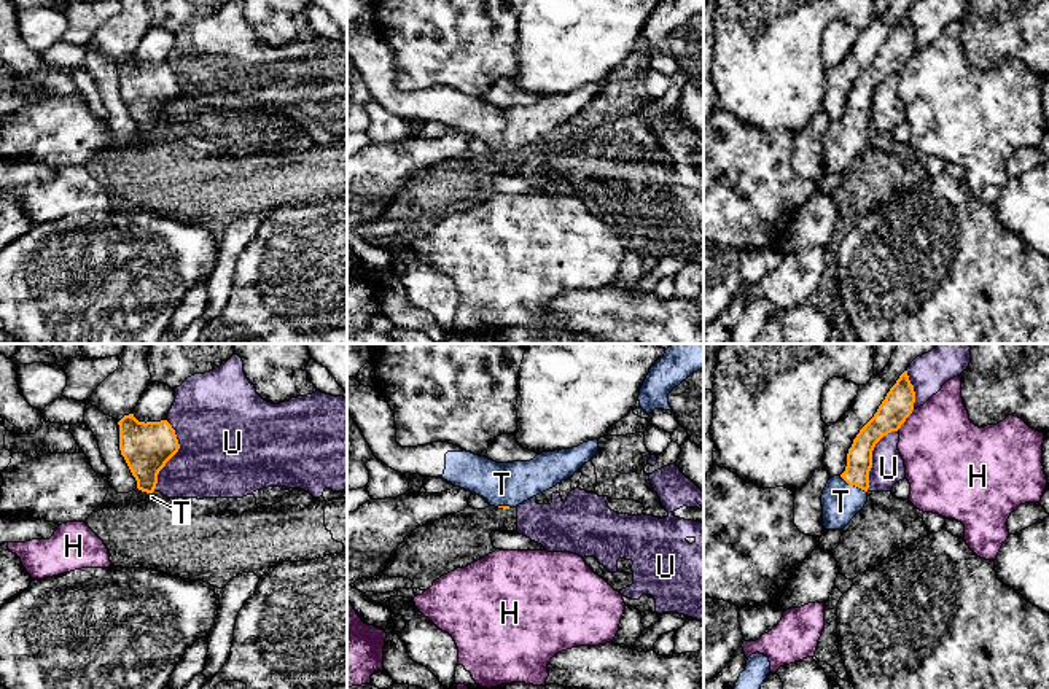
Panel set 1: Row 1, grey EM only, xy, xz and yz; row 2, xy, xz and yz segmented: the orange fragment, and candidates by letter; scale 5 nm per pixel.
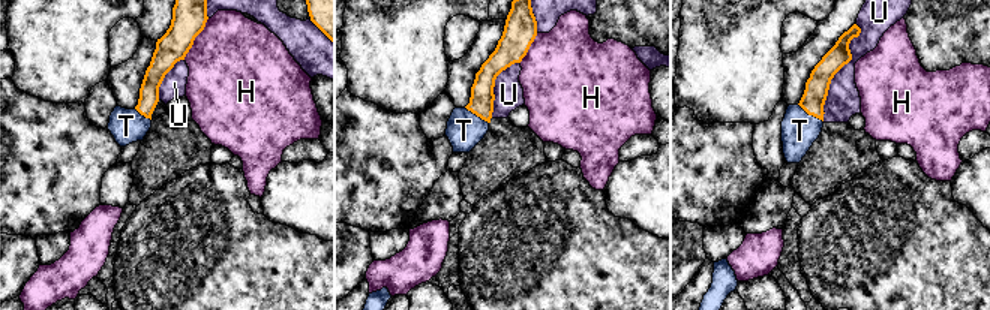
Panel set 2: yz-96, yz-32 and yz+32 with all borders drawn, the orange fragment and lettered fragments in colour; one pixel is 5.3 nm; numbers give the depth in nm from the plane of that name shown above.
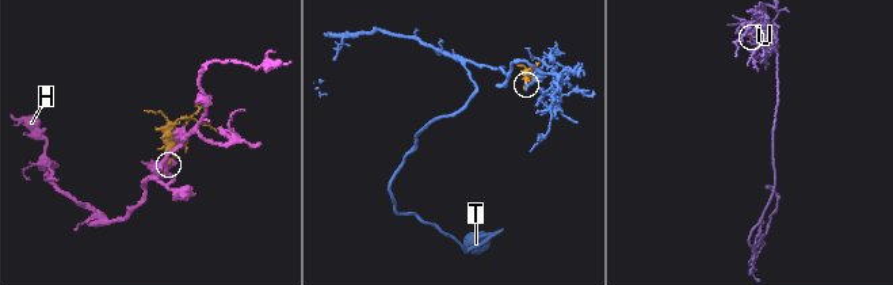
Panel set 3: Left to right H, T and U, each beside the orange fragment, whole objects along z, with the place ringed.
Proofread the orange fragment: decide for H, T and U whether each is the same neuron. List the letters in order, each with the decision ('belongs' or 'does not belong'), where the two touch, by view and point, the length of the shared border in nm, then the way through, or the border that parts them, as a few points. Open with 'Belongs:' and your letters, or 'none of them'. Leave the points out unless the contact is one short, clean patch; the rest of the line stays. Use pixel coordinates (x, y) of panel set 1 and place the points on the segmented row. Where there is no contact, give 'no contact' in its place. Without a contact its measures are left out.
Belongs: T
H: does not belong; meets orange in yz at (904, 420); contact 140 nm long; border along yz (914, 409), (896, 430)
T: belongs; meets orange in yz at (854, 484); contact 170 nm long; runs through yz (860, 455), (854, 484), (841, 502)
U: does not belong; meets orange in xy at (174, 454); contact 360 nm long

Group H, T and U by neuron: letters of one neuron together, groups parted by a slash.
H / T / U

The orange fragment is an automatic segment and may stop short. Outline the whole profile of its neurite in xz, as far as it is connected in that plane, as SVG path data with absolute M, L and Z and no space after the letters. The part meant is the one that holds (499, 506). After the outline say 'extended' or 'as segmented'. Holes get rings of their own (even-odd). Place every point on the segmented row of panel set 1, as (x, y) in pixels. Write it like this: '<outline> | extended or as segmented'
M347 377L347 412L374 457L388 468L401 474L441 477L503 509L516 508L567 481L599 452L599 439L594 439L573 449L543 452L530 461L497 463L449 442L401 447L387 399L357 377Z | extended

